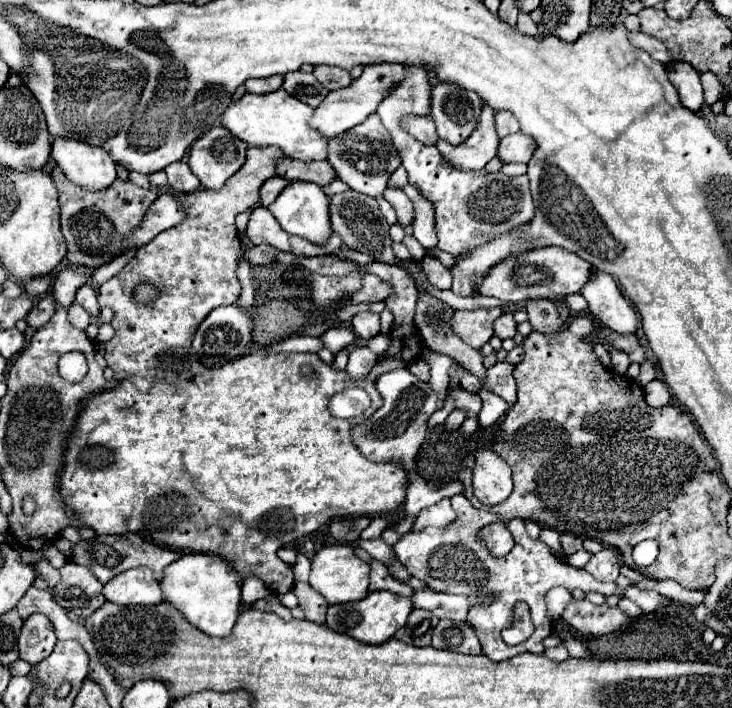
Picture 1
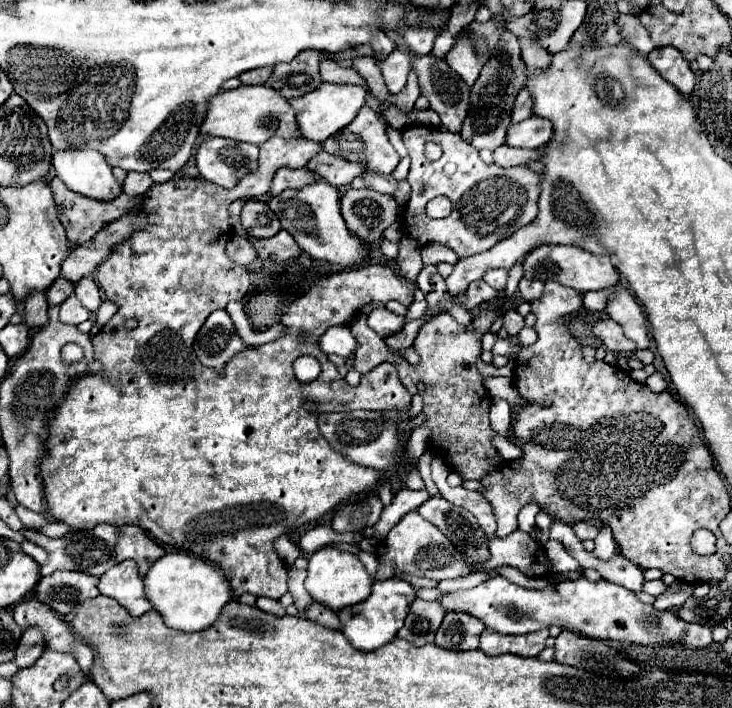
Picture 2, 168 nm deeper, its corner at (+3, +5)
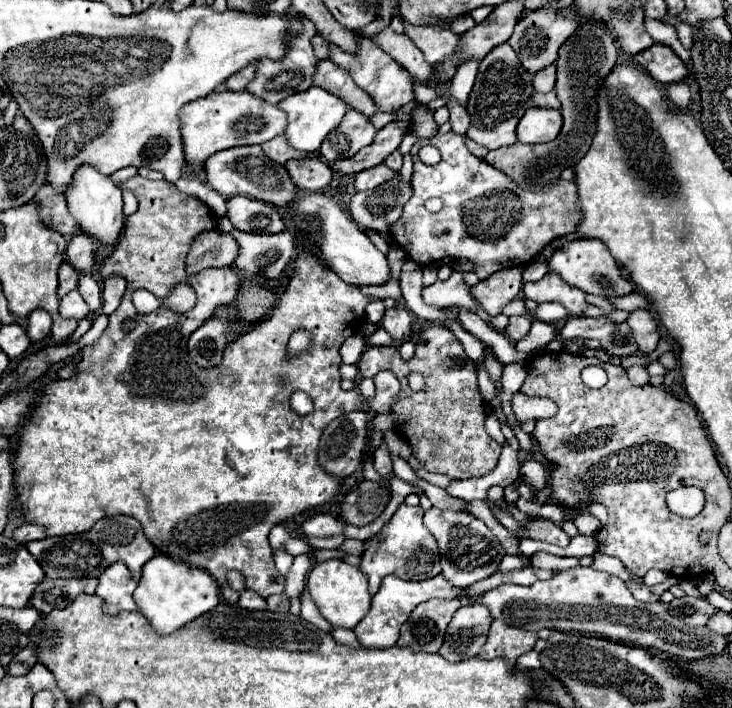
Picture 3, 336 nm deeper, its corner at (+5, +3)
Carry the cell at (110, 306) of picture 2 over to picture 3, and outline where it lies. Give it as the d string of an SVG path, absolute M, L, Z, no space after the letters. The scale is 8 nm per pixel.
M107 278L105 280L105 288L103 288L103 308L101 308L101 312L105 316L111 316L119 308L123 292L125 292L125 280L123 278L119 278L119 280Z

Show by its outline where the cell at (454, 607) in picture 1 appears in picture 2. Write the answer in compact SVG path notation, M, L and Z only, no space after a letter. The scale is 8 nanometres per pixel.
M497 576L479 584L477 588L445 594L439 598L439 602L445 610L467 612L481 618L489 628L501 634L529 634L555 624L587 638L617 640L625 644L657 646L667 642L679 642L689 648L707 648L713 642L711 628L701 624L689 624L671 610L657 610L653 608L653 604L643 604L633 592L619 584L607 580L589 582L585 576L577 580L557 582L543 590L521 588Z

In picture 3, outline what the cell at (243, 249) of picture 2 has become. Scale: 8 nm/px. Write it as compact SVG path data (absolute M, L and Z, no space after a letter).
M213 230L195 238L189 256L187 256L187 270L189 274L205 268L217 266L233 266L239 254L239 244L231 234Z

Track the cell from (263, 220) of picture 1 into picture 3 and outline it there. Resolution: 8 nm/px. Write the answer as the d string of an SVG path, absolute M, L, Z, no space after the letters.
M233 196L227 200L227 218L237 230L243 232L277 234L285 230L277 206L247 196Z

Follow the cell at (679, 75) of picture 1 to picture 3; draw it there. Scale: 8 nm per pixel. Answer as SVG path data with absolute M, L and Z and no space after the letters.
M653 44L649 50L633 56L637 64L641 64L657 82L677 84L689 76L683 60L665 44Z

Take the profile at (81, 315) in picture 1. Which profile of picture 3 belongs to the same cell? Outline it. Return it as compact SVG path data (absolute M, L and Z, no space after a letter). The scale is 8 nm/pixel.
M77 290L65 294L65 298L61 298L61 306L59 306L59 314L63 318L75 318L75 320L83 320L89 314L89 306L85 304L85 300L81 298L81 294Z

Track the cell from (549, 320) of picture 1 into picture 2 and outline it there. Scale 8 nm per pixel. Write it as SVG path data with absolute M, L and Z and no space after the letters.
M521 278L519 290L521 290L521 296L523 296L527 302L531 302L531 300L535 300L535 298L541 296L541 292L543 292L543 282L541 282L541 280L525 280L525 278Z

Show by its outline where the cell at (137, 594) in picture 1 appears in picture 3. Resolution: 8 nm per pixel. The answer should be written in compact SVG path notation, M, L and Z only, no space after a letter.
M117 562L109 566L99 576L97 596L101 596L105 604L107 614L121 614L121 612L135 612L137 604L133 600L133 590L137 582L131 578L129 568L123 562Z

